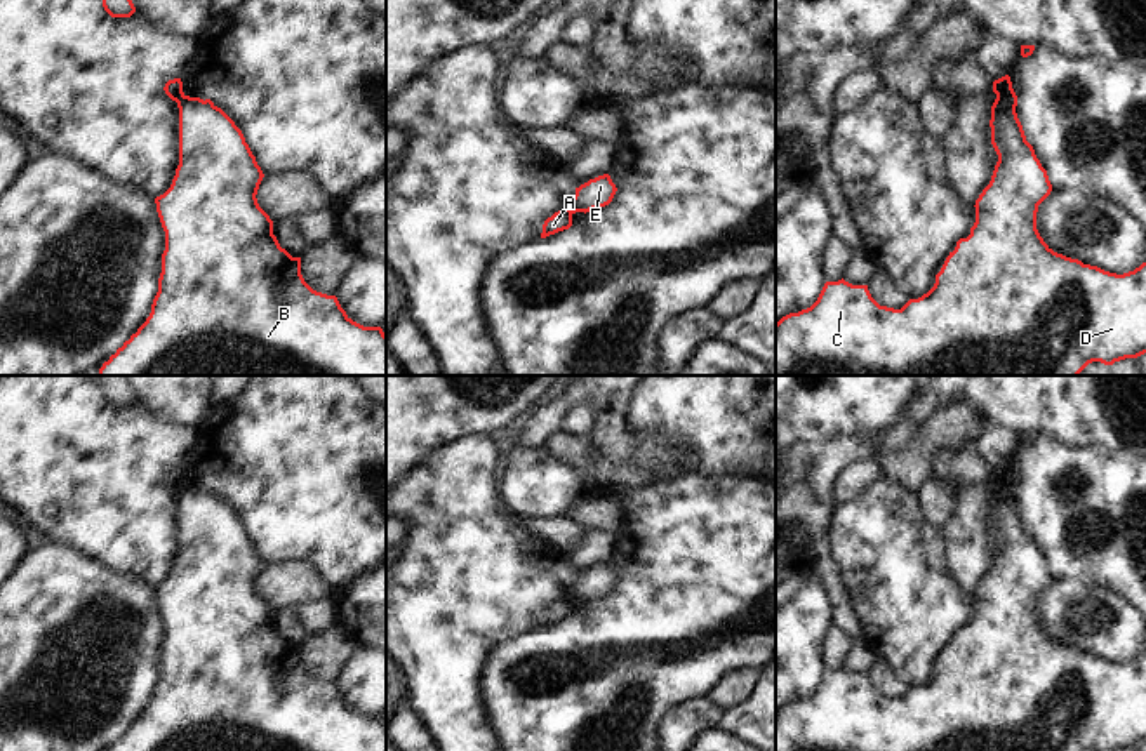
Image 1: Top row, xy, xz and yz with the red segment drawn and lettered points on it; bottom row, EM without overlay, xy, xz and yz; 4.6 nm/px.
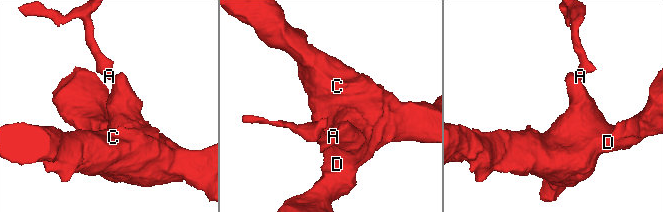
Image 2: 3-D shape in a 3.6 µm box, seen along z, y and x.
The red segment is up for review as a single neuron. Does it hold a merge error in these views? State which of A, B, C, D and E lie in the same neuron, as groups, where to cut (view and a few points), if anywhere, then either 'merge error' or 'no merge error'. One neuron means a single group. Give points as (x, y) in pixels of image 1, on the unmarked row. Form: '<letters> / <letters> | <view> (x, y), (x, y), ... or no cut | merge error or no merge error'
A / B C D E | yz (997, 485), (1014, 501) | merge error

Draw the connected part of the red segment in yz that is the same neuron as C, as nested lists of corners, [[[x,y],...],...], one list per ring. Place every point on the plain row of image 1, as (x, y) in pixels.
[[[996,487],[991,495],[991,534],[998,544],[989,574],[976,589],[976,612],[967,628],[960,628],[936,664],[934,676],[918,688],[909,688],[901,699],[880,695],[869,683],[868,675],[852,675],[843,668],[826,671],[817,690],[798,702],[790,702],[776,713],[776,751],[1120,751],[1146,742],[1146,652],[1134,661],[1116,664],[1078,648],[1054,641],[1036,619],[1038,595],[1050,584],[1052,574],[1047,560],[1026,530],[1016,501],[1009,501]]]

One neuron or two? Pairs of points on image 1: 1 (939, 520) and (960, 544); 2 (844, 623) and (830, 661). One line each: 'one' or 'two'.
1: two
2: two

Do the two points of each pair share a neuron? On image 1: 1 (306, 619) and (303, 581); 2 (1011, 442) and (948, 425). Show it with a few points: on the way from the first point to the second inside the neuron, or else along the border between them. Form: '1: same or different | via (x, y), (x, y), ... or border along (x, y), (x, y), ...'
1: different | border along (326, 591), (313, 600), (293, 607)
2: different | border along (985, 418), (976, 437), (964, 447)

